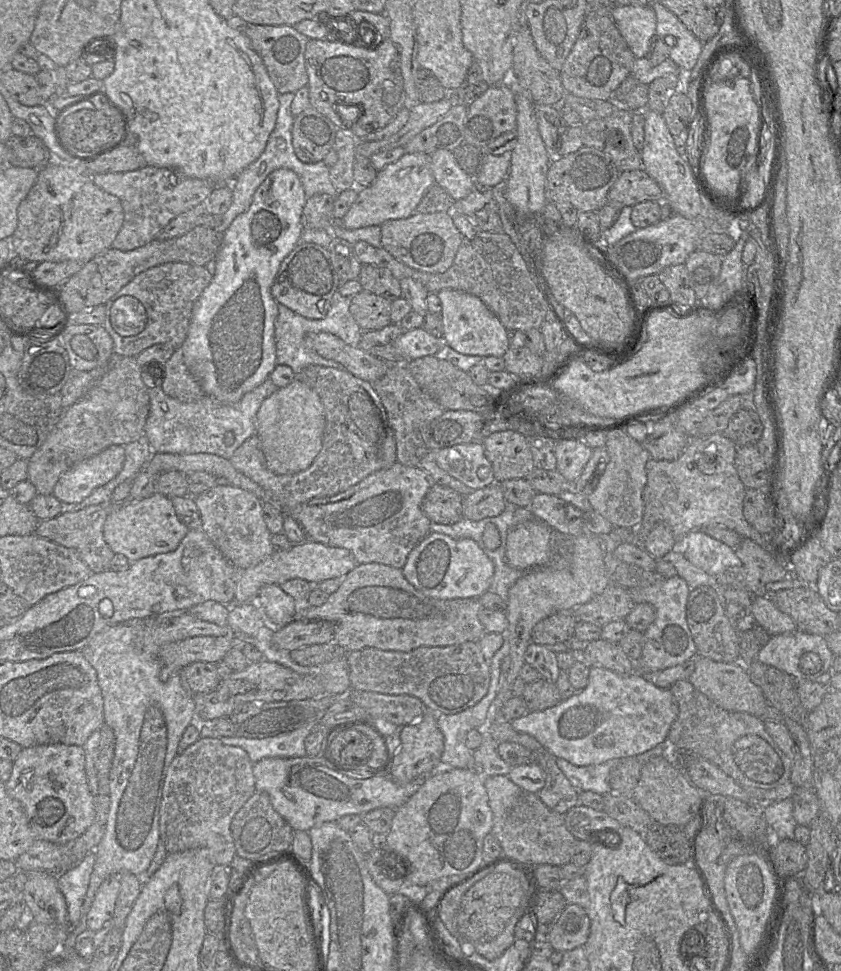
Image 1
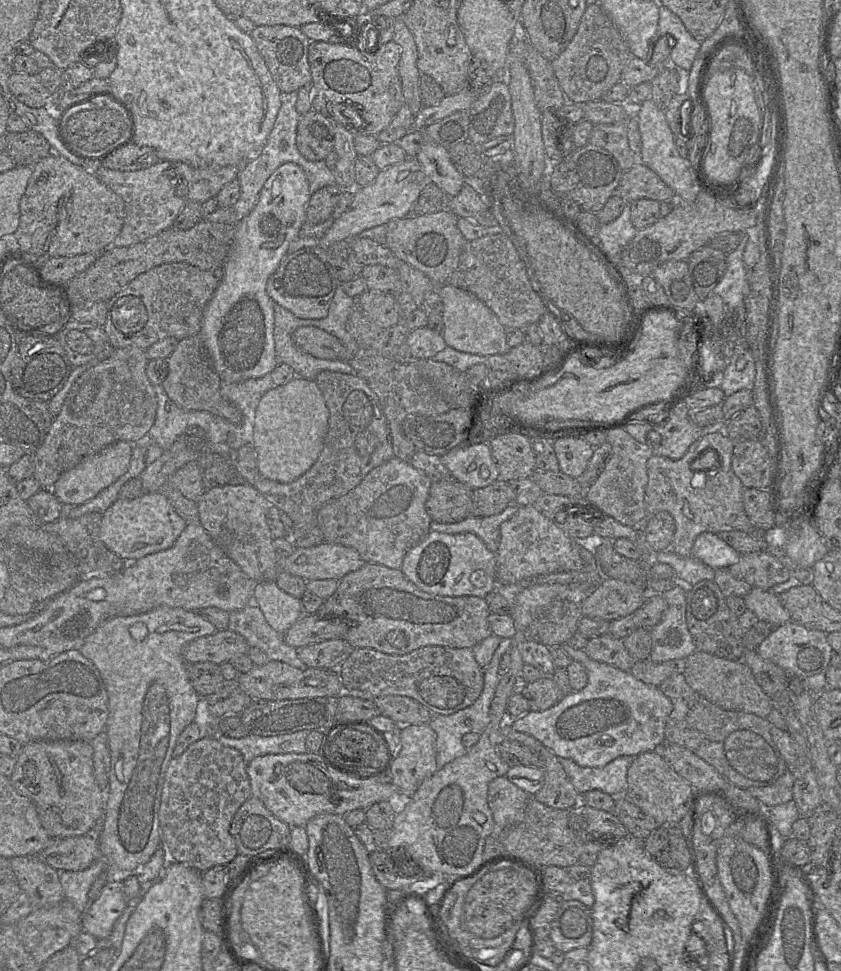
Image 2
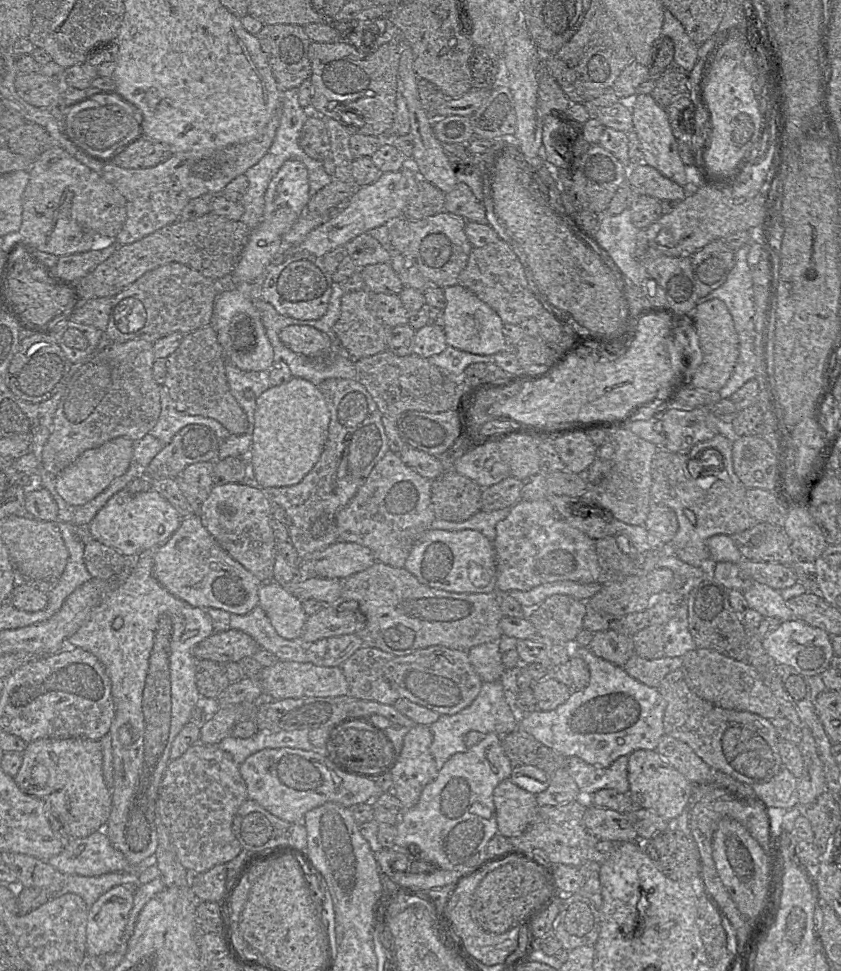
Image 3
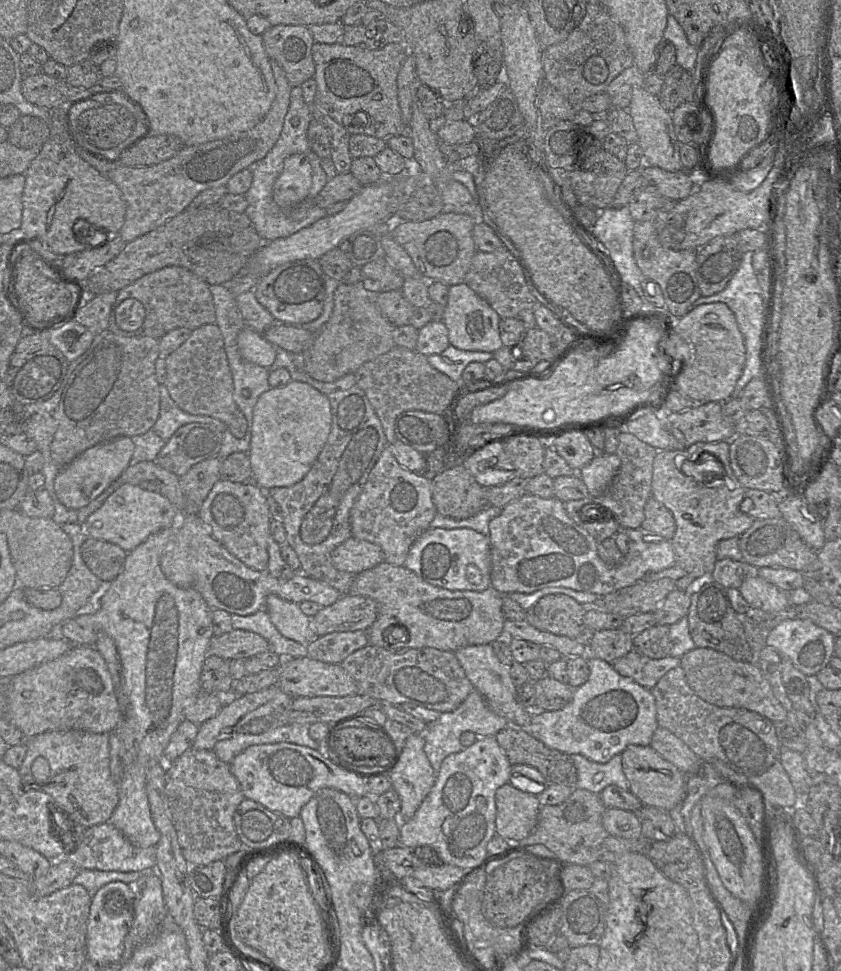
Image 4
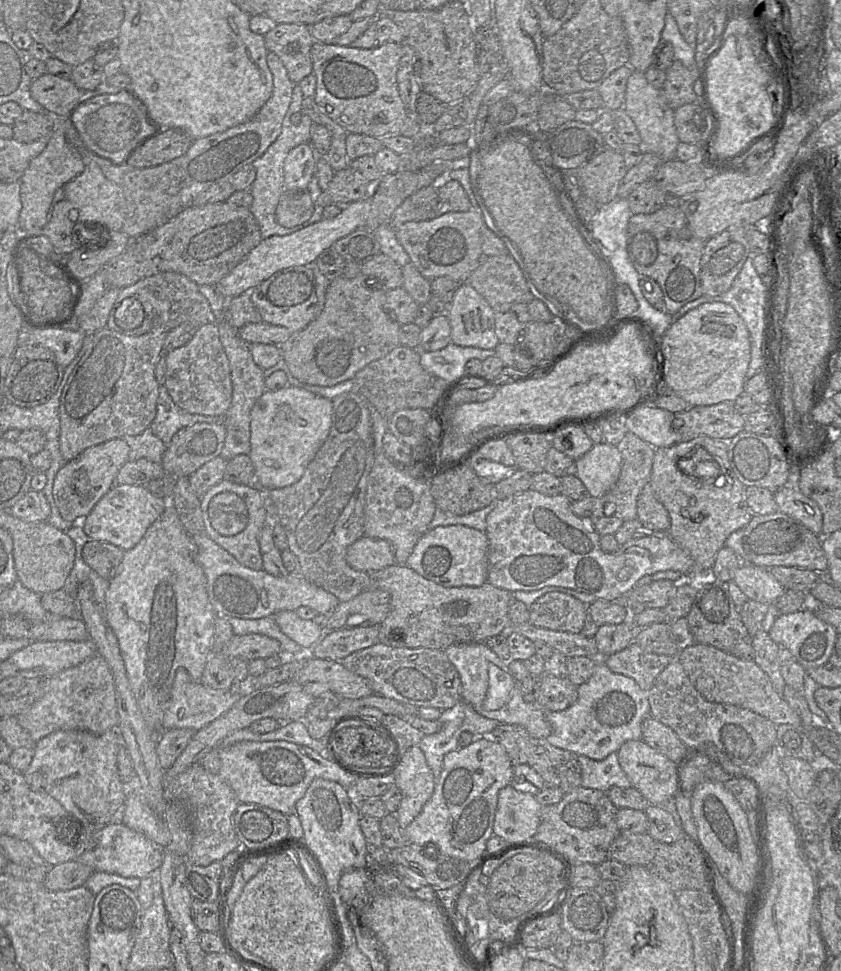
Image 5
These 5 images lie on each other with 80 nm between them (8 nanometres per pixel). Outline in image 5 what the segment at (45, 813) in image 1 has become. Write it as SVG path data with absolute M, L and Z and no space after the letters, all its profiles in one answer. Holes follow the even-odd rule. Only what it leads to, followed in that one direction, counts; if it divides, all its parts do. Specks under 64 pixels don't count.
M117 728L94 734L85 730L57 730L34 744L34 755L23 772L31 789L56 799L68 812L80 818L89 835L117 819L128 793L118 771L121 738Z

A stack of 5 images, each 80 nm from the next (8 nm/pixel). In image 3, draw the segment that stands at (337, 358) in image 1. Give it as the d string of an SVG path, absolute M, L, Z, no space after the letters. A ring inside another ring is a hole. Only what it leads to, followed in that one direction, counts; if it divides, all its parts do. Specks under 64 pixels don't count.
M286 326L279 337L287 348L305 356L328 354L331 347L331 335L311 326Z

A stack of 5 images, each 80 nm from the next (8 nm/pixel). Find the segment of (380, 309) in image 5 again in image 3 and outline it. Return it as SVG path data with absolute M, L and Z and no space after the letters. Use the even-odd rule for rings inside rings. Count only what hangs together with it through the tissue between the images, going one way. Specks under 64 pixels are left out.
M367 289L345 292L341 299L340 317L333 327L334 336L340 340L353 363L387 349L389 330L391 328L371 311L369 298L370 292Z

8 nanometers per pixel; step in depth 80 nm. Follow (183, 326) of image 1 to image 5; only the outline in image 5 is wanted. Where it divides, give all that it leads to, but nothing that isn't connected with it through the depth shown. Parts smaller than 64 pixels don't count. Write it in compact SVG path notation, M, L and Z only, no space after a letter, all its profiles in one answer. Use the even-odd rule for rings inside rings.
M161 272L121 289L106 328L123 335L142 335L152 329L170 331L181 324L200 327L208 323L216 323L216 314L201 294L199 286L182 274Z

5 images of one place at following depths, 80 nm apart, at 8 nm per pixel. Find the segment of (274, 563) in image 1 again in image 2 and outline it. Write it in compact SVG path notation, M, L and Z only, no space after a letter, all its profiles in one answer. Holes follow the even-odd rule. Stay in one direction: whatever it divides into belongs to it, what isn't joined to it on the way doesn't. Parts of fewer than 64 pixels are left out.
M323 542L308 548L296 548L293 553L280 558L280 571L299 576L306 581L340 580L365 564L358 551L352 547Z

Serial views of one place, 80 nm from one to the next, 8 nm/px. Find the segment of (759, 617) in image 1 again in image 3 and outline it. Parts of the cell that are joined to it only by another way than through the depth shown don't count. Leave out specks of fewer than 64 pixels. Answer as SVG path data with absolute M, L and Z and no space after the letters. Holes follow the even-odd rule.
M753 582L743 592L743 596L749 608L756 610L764 618L778 618L781 621L793 619L792 611L787 607L779 591L765 584Z

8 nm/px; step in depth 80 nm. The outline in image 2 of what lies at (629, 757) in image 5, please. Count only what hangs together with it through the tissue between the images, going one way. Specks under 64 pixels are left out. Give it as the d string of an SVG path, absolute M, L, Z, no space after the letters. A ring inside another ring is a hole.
M649 751L634 757L627 771L627 788L625 796L645 814L653 818L658 825L678 825L690 811L694 814L694 805L698 789L694 789L663 758L659 751Z

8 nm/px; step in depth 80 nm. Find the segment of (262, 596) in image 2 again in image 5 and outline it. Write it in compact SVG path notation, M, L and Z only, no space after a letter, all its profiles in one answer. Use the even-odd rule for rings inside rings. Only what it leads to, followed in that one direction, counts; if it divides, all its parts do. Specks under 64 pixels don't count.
M280 611L273 616L281 631L308 652L325 634L318 620L301 619L295 611Z

